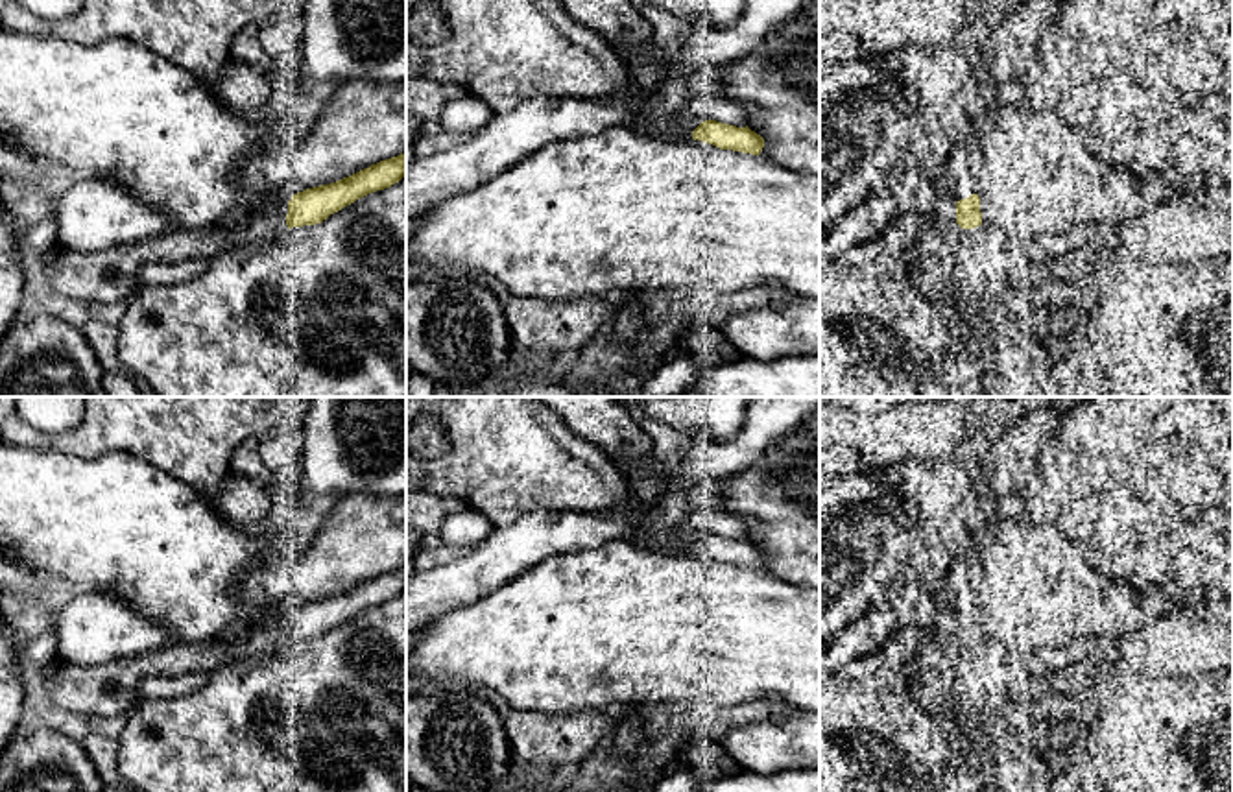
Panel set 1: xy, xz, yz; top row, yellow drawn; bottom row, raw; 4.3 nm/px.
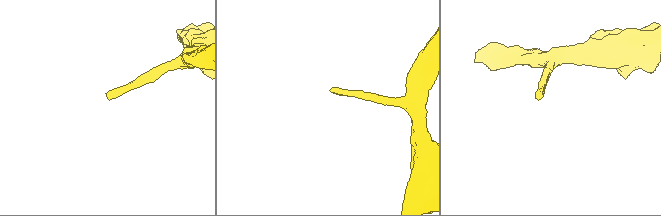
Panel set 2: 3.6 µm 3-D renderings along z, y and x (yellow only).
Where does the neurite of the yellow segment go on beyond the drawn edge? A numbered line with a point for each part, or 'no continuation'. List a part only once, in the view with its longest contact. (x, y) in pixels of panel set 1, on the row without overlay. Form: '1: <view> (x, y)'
1: xy (107, 689)

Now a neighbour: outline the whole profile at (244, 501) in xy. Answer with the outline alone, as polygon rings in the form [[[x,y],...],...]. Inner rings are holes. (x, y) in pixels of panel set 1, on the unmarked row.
[[[231,471],[216,497],[199,495],[212,502],[225,519],[249,532],[266,532],[275,526],[271,521],[271,508],[277,495],[273,480],[260,484]]]

